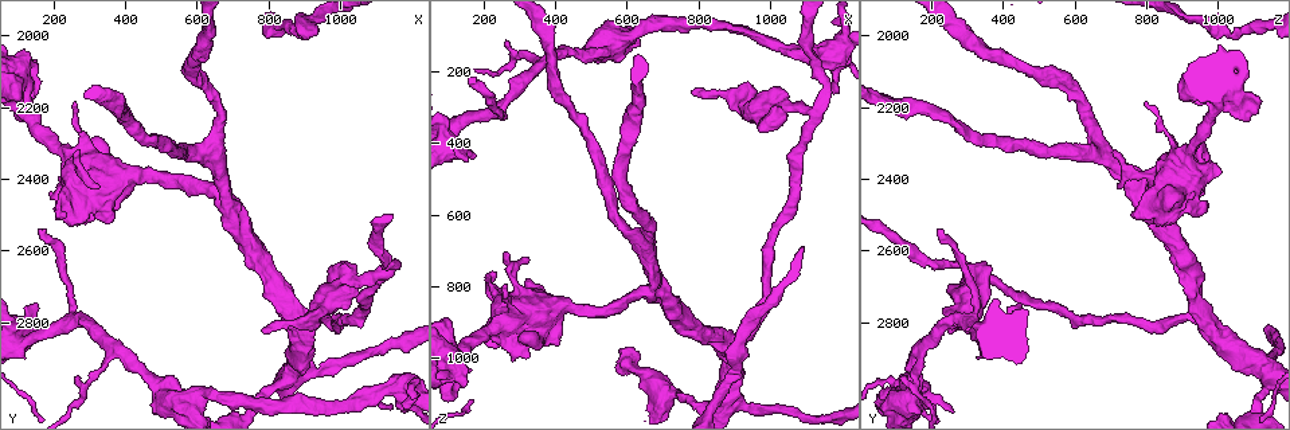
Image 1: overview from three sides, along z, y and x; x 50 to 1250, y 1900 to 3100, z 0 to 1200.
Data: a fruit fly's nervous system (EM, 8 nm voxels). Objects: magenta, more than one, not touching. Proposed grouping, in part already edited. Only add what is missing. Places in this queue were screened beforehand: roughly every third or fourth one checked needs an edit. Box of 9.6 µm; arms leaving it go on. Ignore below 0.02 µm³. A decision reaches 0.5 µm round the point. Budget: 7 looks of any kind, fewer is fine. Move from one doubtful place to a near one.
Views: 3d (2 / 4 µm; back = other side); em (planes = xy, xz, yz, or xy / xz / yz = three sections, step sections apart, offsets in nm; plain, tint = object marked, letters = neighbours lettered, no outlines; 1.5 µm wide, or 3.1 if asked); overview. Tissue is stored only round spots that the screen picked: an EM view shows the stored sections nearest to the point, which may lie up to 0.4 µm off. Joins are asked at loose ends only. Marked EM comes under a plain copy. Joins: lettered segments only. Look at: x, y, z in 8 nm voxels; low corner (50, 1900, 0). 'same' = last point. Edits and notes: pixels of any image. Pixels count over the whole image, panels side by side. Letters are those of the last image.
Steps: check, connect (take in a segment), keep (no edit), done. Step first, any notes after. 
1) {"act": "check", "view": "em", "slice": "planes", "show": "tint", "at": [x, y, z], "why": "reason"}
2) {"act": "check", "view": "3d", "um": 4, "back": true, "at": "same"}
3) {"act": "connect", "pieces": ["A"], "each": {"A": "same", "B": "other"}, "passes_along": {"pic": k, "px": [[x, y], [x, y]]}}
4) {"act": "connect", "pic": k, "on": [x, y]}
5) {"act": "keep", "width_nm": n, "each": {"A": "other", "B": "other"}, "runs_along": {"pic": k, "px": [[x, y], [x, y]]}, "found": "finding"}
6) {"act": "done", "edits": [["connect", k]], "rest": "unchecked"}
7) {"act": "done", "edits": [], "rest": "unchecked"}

{"act": "check", "view": "em", "slice": "xy", "step": 8, "show": "tint", "at": [170, 2530, 210], "why": "thin end"}

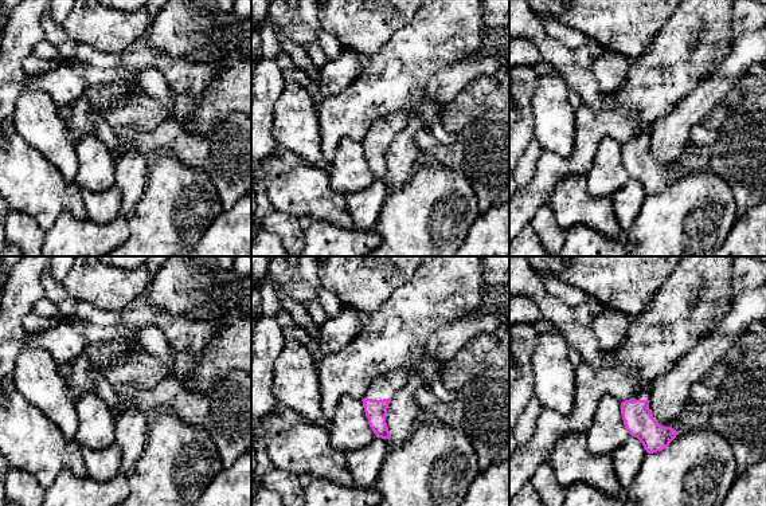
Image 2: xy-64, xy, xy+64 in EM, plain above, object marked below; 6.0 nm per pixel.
{"act": "check", "view": "em", "slice": "planes", "show": "letters", "at": "same", "why": "another direction"}

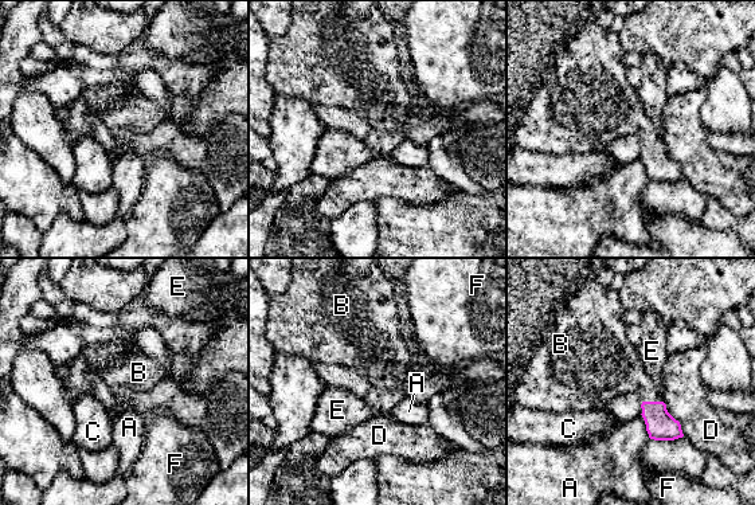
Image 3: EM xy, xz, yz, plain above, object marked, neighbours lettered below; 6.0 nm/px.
{"act": "connect", "pieces": ["B"], "longest_contact_nm": ["D", 260], "each": {"A": "other", "B": "same", "C": "other", "D": "other", "E": "other", "F": "other"}, "passes_along": {"pic": 3, "px": [[660, 425], [652, 402], [622, 372]]}, "found": "the neuron continues"}

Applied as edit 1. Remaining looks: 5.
{"act": "check", "view": "em", "slice": "xz", "step": 8, "show": "letters", "at": [250, 2190, 800]}

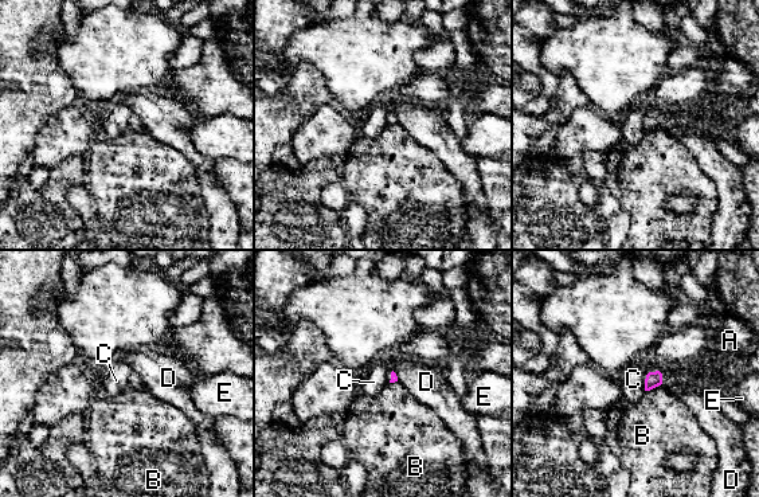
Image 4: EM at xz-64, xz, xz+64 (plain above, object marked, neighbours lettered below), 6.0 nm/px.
{"act": "check", "view": "em", "slice": "planes", "show": "letters", "at": "same", "why": "cut it another way"}

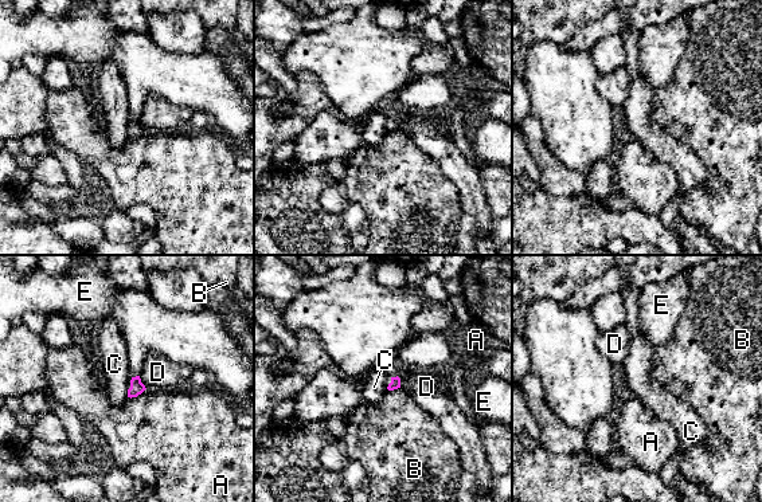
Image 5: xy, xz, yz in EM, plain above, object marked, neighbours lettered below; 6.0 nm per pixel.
{"act": "keep", "each": {"A": "other", "B": "other", "C": "other", "D": "other", "E": "other"}, "found": "none of them fits"}

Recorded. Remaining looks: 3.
{"act": "check", "view": "em", "slice": "xz", "step": 8, "show": "tint", "at": [150, 2060, 1070]}

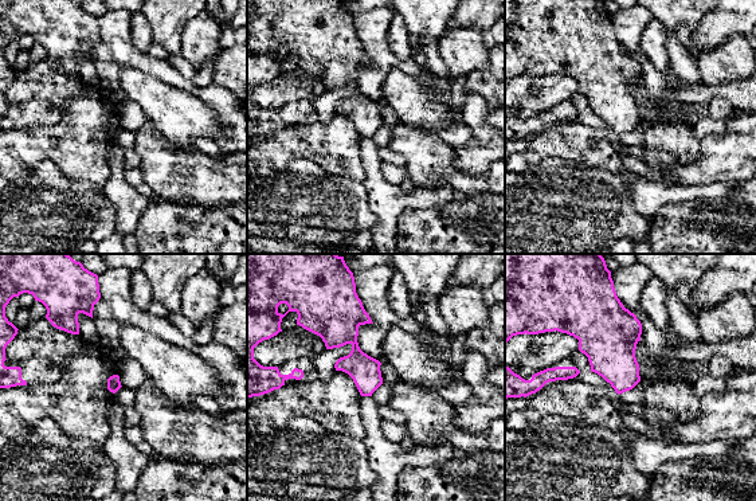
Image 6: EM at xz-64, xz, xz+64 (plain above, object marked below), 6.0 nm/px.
{"act": "check", "view": "em", "slice": "planes", "show": "letters", "at": "same"}

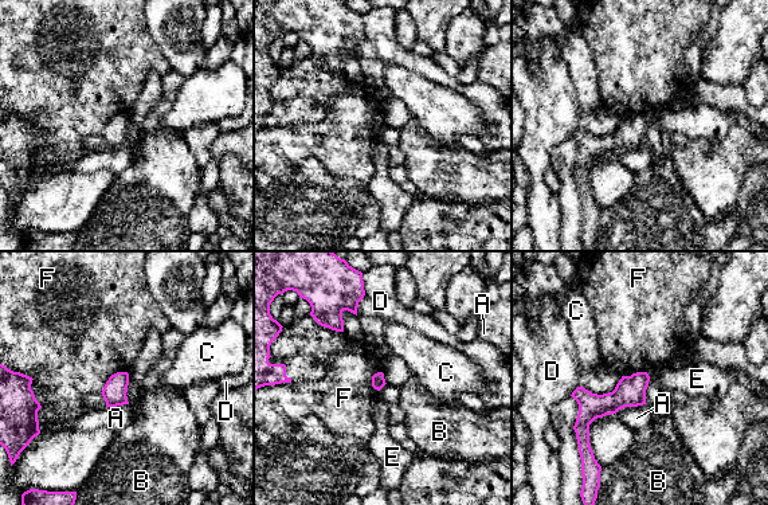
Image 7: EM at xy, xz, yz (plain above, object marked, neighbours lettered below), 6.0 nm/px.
{"act": "keep", "each": {"A": "other", "B": "other", "C": "other", "D": "other", "E": "other", "F": "other"}, "border": {"pic": 7, "px": [[126, 371], [113, 374], [100, 392]]}, "found": "no lettered segment goes on from it"}

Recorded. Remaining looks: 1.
{"act": "done", "edits": [["connect", 3]], "rest": "unchecked"}

